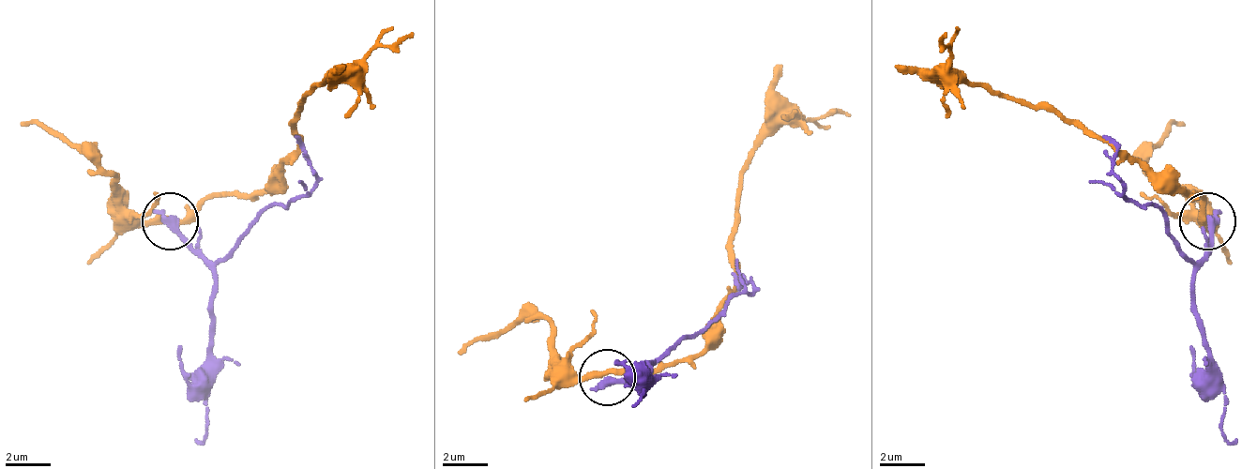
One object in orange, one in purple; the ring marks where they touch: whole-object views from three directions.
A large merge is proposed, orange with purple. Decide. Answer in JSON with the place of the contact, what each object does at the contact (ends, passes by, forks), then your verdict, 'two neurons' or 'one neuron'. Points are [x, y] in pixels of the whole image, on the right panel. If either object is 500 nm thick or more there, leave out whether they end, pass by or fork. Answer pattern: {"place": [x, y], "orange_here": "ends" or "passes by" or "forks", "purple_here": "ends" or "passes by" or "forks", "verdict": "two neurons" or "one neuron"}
{"place": [1207, 220], "orange_here": "passes by", "purple_here": "ends", "verdict": "two neurons"}

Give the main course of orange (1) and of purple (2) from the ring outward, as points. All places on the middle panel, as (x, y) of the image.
1: (602, 379), (654, 368), (699, 351), (727, 306), (733, 226), (755, 147), (789, 119), (851, 113)
2: (608, 379), (636, 379), (654, 362), (710, 323), (727, 306), (749, 295), (749, 283), (744, 289), (733, 272)

